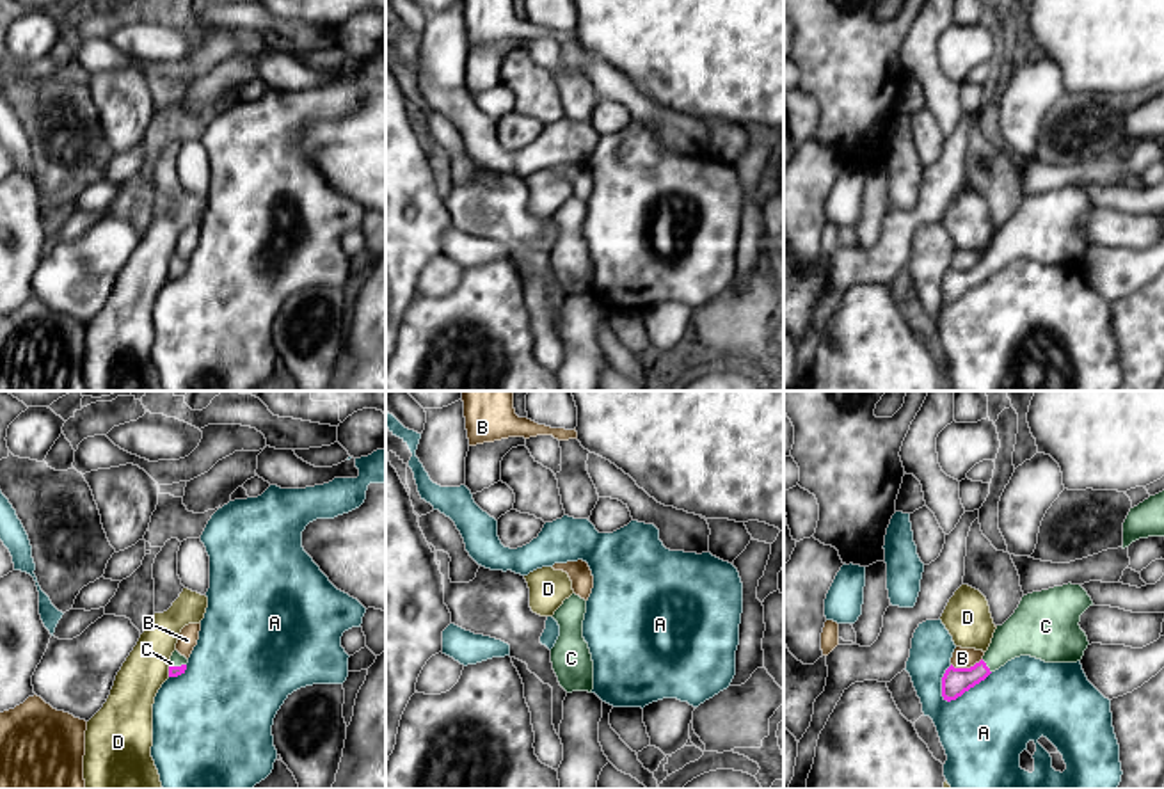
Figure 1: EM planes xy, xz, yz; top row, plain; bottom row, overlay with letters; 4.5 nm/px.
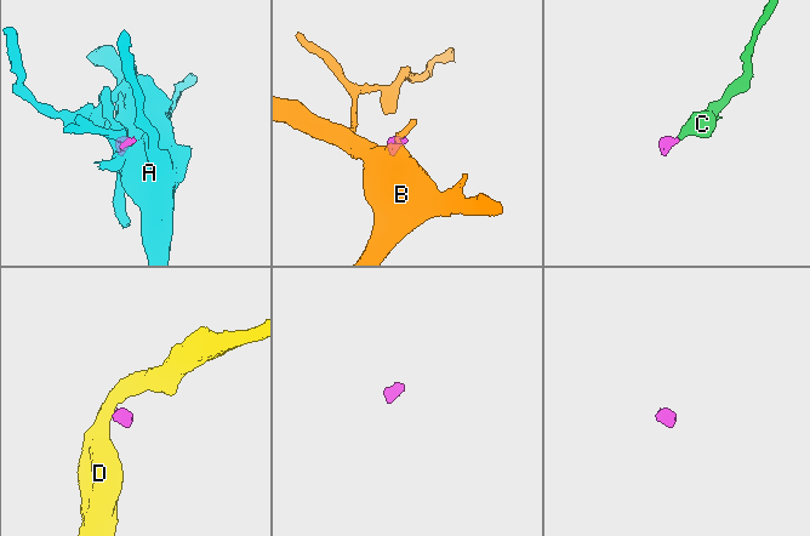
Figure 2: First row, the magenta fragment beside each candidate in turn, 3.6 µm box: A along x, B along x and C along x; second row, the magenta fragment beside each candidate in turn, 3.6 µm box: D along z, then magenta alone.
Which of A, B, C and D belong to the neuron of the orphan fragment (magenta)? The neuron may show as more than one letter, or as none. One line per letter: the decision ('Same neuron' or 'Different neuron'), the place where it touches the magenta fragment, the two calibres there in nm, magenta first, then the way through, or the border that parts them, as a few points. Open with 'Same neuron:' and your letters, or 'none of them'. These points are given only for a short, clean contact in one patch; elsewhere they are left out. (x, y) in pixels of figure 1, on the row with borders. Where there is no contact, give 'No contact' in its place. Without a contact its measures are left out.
Same neuron: C
A: Different neuron. Touches magenta at yz (965, 690). Thickness 120 nm (magenta) against 380 nm. Boundary: yz (992, 672), (955, 699), (946, 701), (940, 695)
B: Different neuron. Touches magenta at yz (965, 669). Thickness 120 nm (magenta) against 100 nm. Boundary: yz (981, 658), (969, 667), (951, 665)
C: Same neuron. Touches magenta at yz (987, 667). Thickness 120 nm (magenta) against 220 nm. Path across: yz (956, 681), (971, 677), (987, 667), (1019, 635), (1029, 631)
D: Different neuron. Touches magenta at xy (169, 672). Thickness 50 nm (magenta) against 220 nm. Boundary: xy (167, 667), (169, 676)

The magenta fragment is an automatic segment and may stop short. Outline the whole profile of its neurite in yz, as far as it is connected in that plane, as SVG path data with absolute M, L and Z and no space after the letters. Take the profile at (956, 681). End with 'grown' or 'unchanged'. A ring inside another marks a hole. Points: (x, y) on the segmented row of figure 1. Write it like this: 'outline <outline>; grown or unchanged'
outline M1072 583L1024 595L1015 613L1002 626L997 626L992 643L979 663L970 668L954 668L951 665L945 670L942 677L944 700L956 700L992 672L1020 656L1031 656L1045 663L1080 661L1089 642L1079 622L1089 606L1093 606L1093 601L1088 592L1080 585Z; grown

